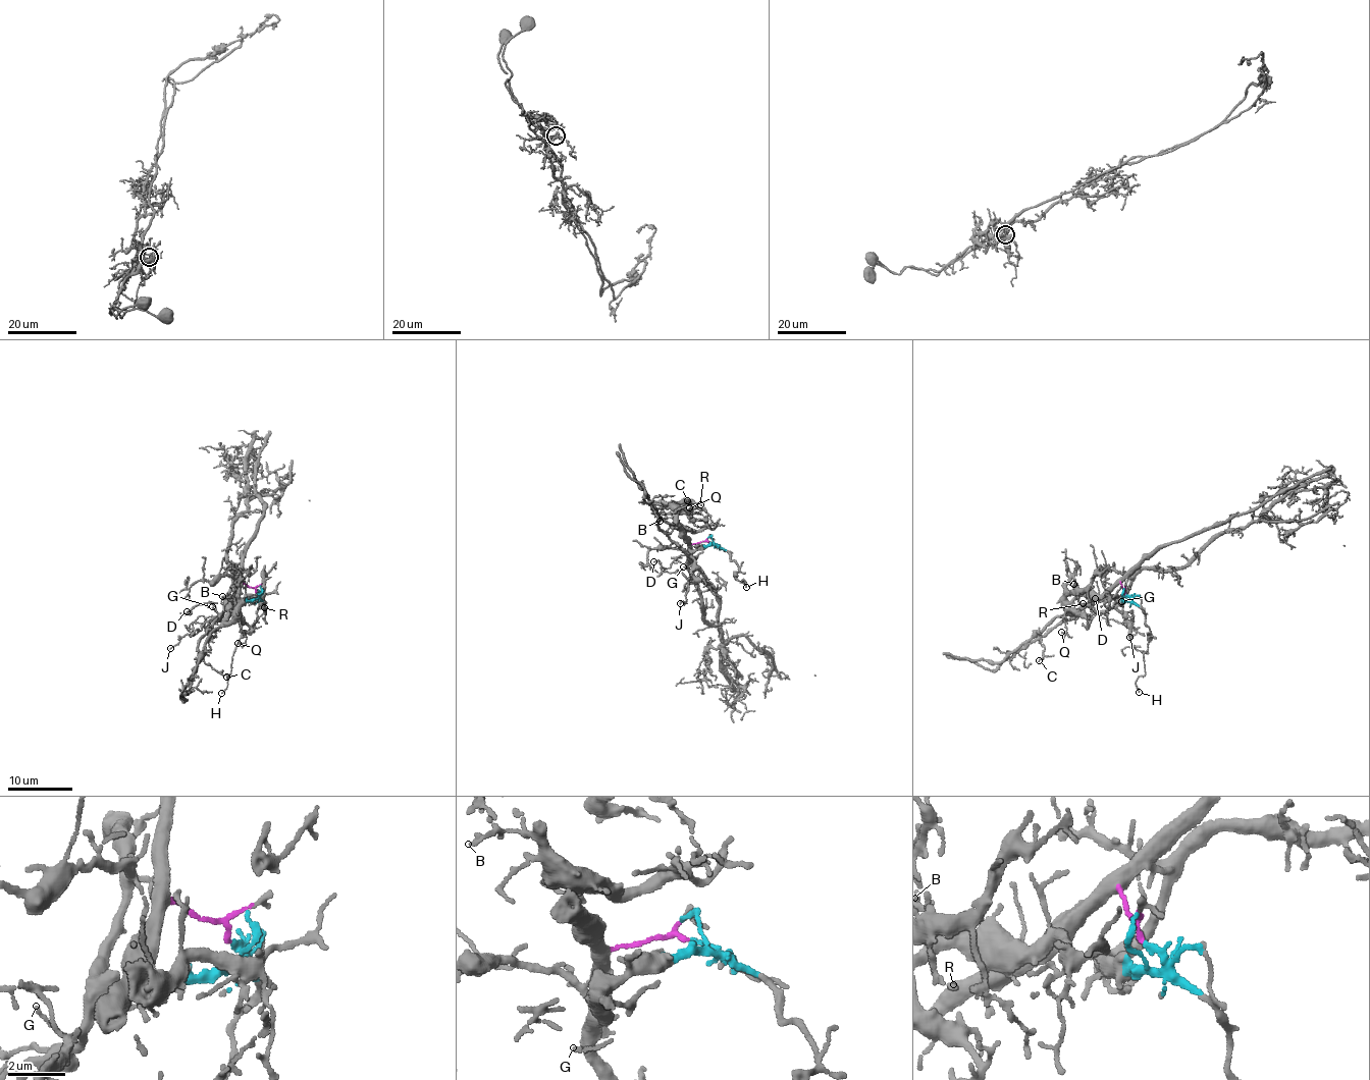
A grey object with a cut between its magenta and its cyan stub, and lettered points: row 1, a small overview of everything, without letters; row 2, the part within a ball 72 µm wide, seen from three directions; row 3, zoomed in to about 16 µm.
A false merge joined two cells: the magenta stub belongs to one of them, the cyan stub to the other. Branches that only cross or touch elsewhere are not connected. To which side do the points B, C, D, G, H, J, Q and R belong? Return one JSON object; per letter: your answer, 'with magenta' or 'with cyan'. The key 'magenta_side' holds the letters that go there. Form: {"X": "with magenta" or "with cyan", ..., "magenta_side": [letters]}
{"B": "with magenta", "C": "with magenta", "D": "with cyan", "G": "with cyan", "H": "with cyan", "J": "with cyan", "Q": "with magenta", "R": "with magenta", "magenta_side": ["B", "C", "Q", "R"]}

